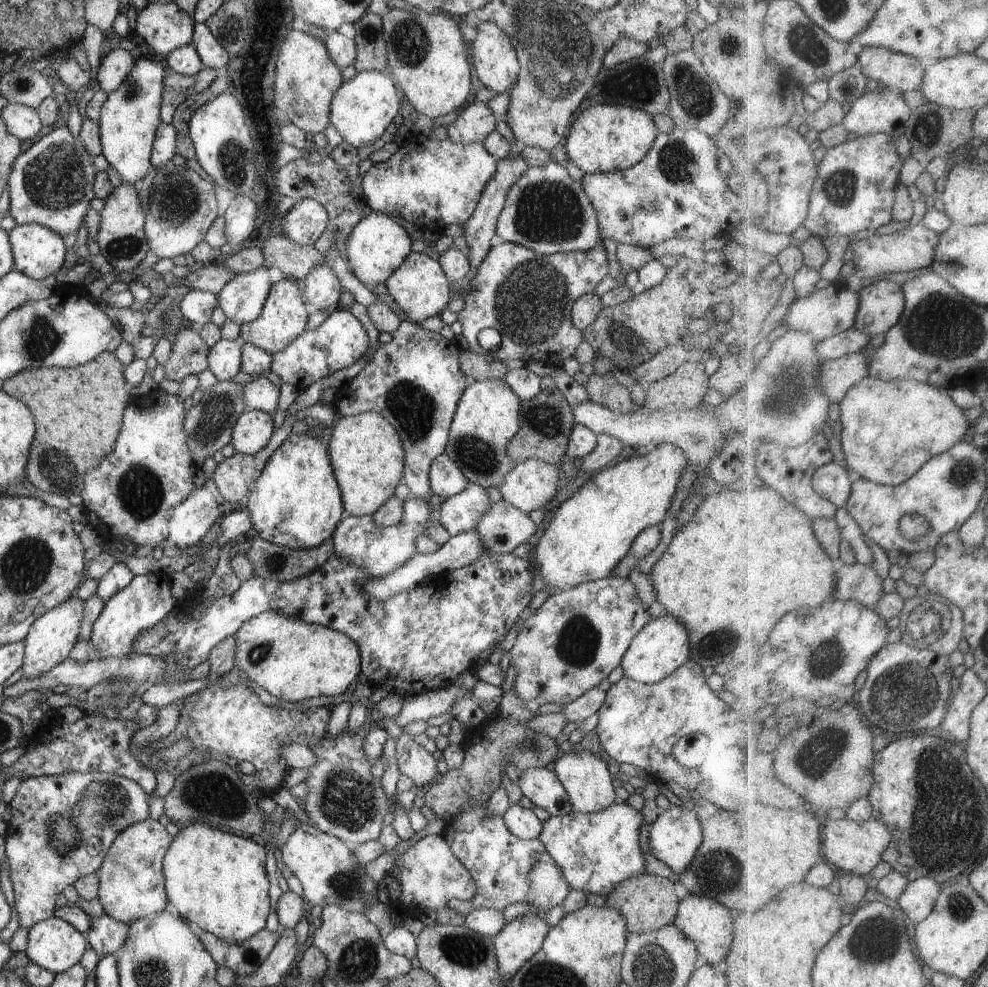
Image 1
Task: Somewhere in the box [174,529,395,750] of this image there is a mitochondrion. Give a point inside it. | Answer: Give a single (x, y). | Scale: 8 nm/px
(278, 562)

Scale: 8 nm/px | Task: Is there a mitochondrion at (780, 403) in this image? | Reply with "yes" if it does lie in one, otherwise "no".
yes

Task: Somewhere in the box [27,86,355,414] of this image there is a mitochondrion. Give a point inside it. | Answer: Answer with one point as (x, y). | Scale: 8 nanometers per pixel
(173, 200)

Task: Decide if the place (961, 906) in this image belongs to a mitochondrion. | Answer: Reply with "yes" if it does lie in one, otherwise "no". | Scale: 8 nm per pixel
yes

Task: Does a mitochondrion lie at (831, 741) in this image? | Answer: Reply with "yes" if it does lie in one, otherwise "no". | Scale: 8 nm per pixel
yes

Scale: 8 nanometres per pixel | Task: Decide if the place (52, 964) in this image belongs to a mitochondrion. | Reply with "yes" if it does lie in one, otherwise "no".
no

